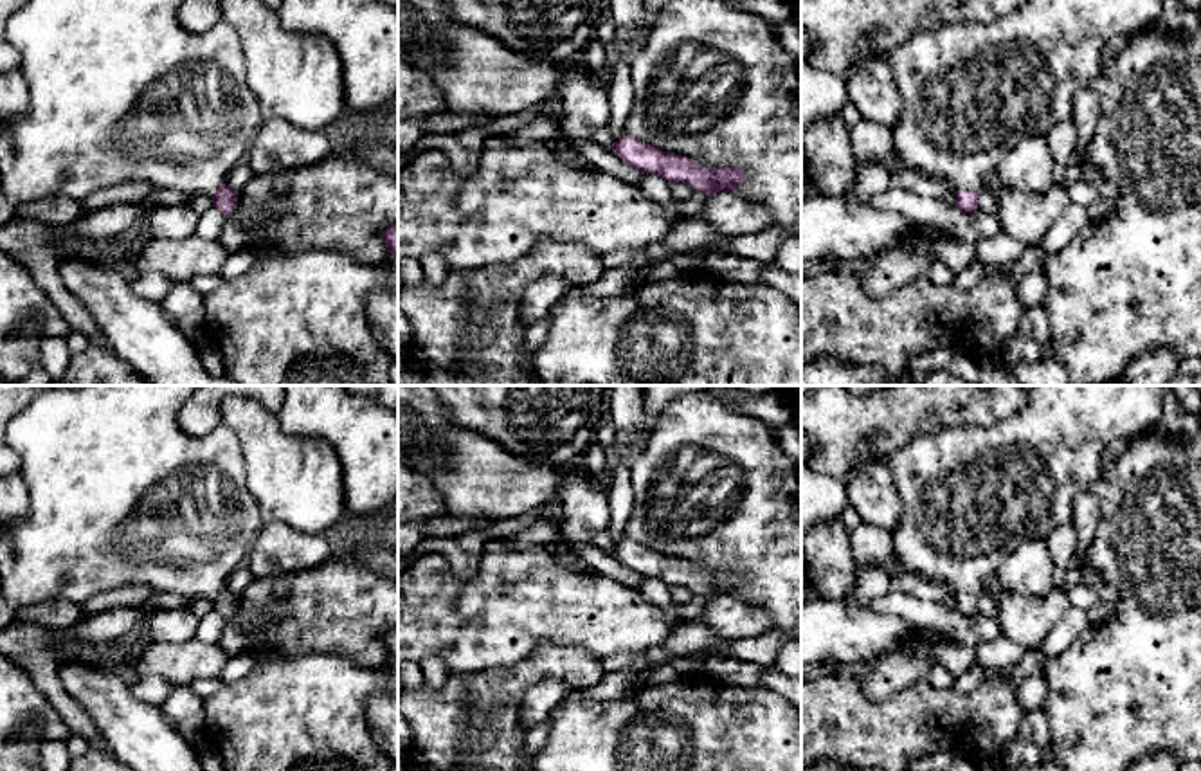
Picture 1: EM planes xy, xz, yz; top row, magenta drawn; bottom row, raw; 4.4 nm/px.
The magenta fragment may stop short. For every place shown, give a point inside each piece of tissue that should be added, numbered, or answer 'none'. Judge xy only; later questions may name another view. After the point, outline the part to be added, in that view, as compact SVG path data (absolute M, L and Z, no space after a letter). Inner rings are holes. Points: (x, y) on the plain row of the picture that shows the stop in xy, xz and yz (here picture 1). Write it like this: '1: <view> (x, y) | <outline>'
1: xy (119, 494) | M81 386L77 389L52 387L40 393L22 409L5 429L9 447L20 454L20 474L31 495L29 513L14 522L0 522L0 629L14 620L22 607L65 598L76 605L86 603L92 596L122 585L146 585L153 593L178 593L187 598L212 600L229 576L245 566L263 519L257 501L247 488L243 452L238 436L227 425L220 425L205 436L189 436L178 425L178 413L200 386Z

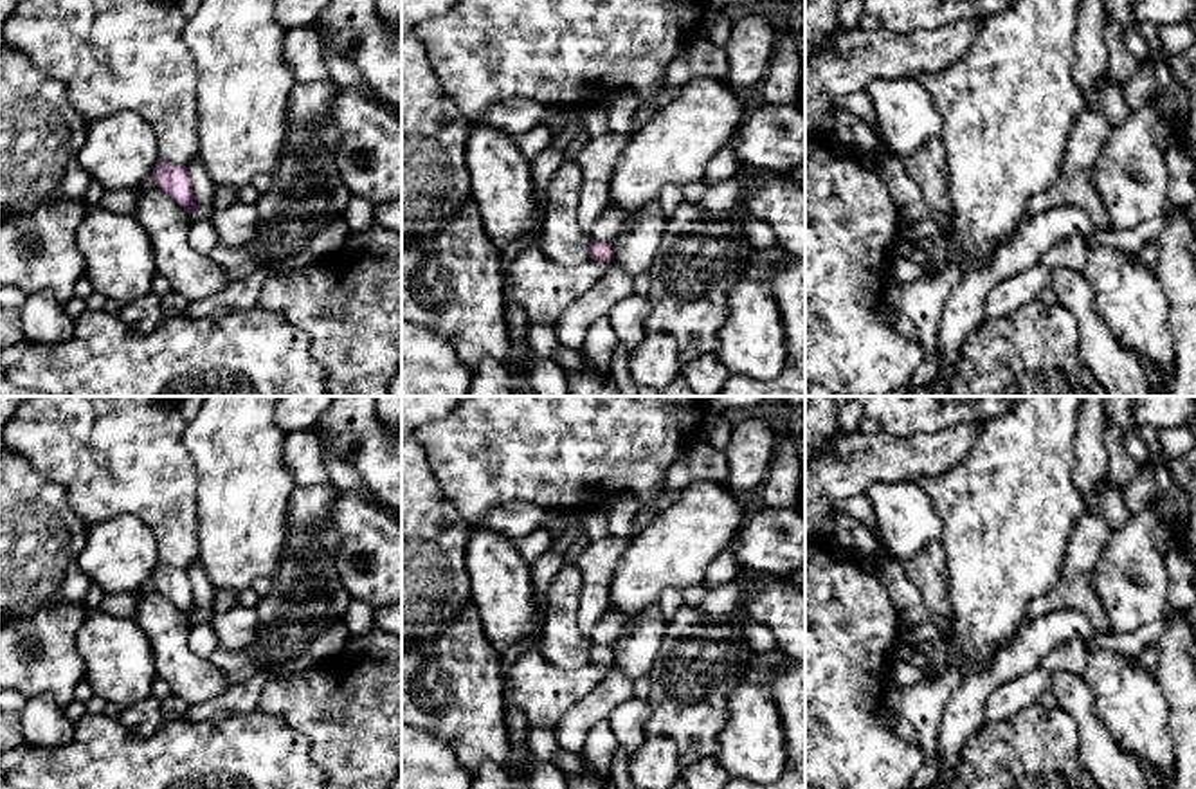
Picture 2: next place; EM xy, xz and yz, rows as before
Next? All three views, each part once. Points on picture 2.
none

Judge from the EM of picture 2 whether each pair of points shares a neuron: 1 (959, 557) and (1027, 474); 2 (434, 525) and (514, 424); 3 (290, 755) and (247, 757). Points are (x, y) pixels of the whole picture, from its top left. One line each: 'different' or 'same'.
1: same
2: different
3: same

